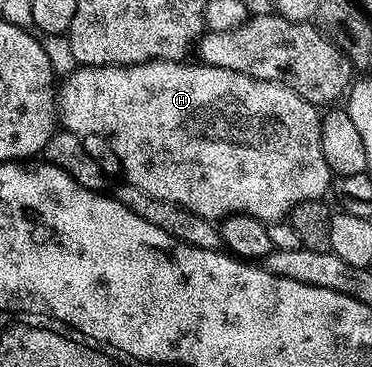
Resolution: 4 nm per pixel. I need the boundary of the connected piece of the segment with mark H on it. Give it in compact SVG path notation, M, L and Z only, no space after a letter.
M151 60L148 64L135 64L129 68L84 68L79 66L69 79L61 86L61 95L57 100L57 112L66 131L77 132L84 138L100 136L111 147L113 155L123 167L126 183L137 186L153 198L173 202L201 218L218 222L234 212L249 214L264 222L279 222L284 219L298 203L306 200L323 200L333 184L333 174L325 162L321 146L321 112L314 104L301 98L296 92L290 92L284 84L274 84L268 80L255 80L245 74L237 74L224 68L210 68L209 65L177 60Z

